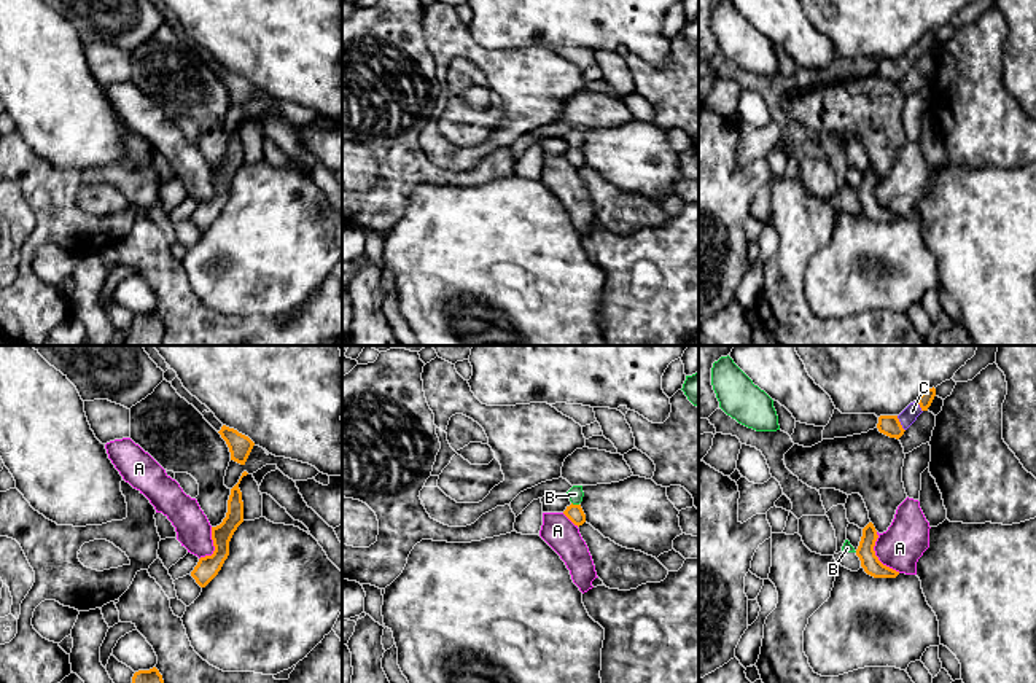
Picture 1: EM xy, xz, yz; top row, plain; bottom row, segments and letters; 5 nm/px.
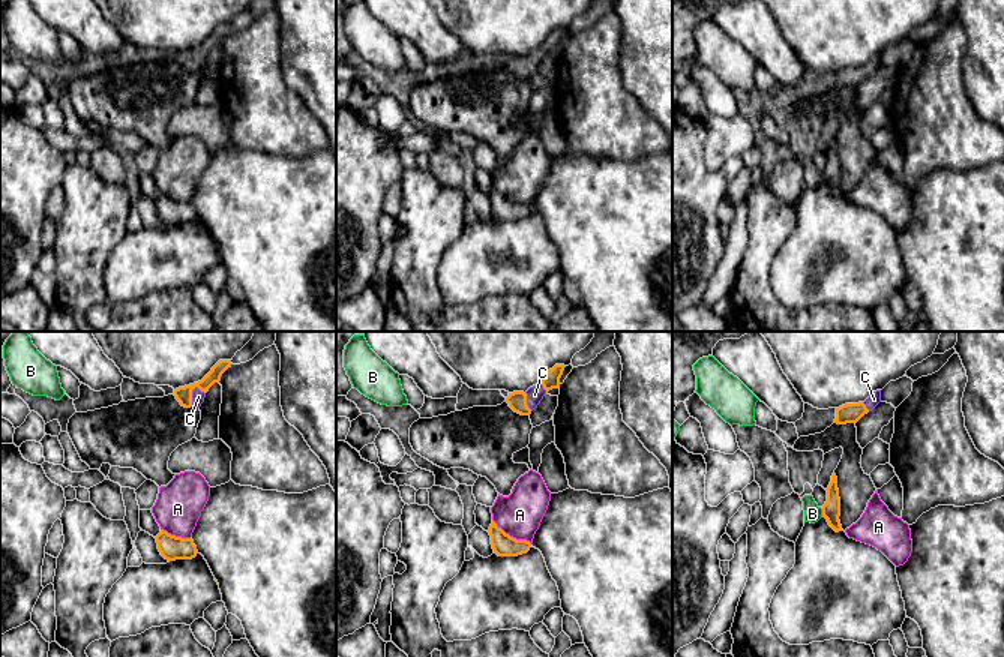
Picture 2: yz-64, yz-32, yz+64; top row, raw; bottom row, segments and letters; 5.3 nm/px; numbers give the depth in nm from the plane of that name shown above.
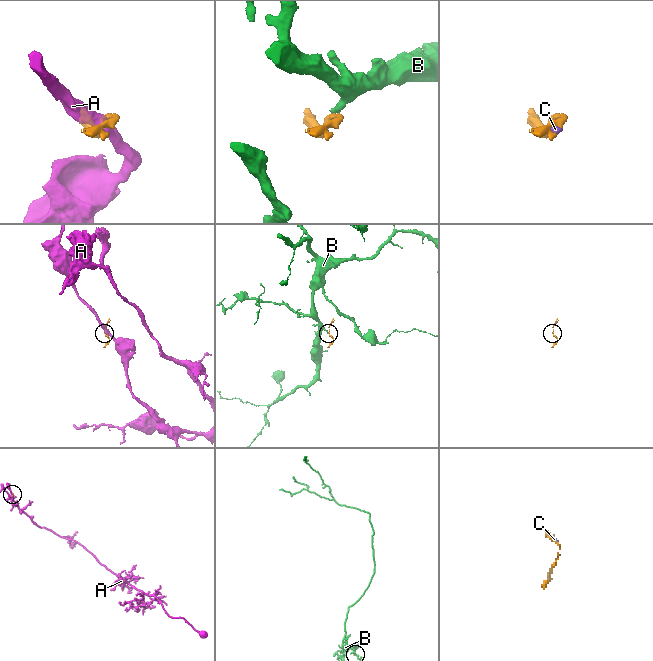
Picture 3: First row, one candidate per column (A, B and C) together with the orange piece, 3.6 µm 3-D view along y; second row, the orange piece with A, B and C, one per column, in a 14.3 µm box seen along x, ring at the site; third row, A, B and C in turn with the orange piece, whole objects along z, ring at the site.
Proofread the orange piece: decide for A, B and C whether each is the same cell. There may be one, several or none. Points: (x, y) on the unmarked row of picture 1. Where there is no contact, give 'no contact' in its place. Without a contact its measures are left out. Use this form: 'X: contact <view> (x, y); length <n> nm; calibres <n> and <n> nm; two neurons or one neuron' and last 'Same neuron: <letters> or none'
A: contact yz (876, 199); length 240 nm; calibres 90 and 220 nm; two neurons
B: contact xz (575, 148); length 40 nm; calibres 90 and 80 nm; two neurons
C: contact yz (899, 67); length 90 nm; calibres 110 and 80 nm; one neuron
Same neuron: C

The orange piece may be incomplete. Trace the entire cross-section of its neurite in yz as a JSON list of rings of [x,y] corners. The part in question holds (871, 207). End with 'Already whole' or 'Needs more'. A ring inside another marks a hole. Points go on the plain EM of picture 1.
[[[872,166],[863,172],[863,180],[856,193],[856,199],[861,204],[864,215],[874,221],[896,221],[899,215],[883,209],[875,199],[874,189],[878,178]]]. Already whole

